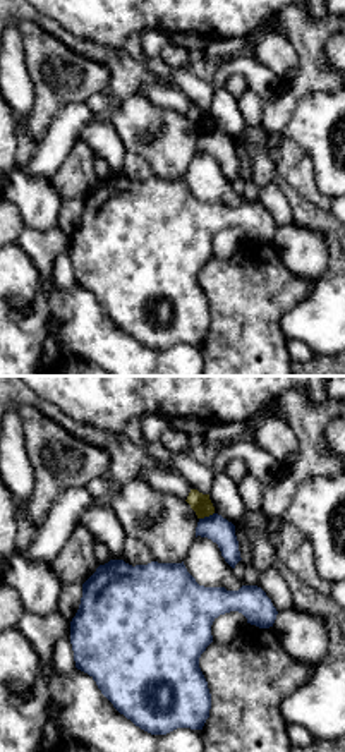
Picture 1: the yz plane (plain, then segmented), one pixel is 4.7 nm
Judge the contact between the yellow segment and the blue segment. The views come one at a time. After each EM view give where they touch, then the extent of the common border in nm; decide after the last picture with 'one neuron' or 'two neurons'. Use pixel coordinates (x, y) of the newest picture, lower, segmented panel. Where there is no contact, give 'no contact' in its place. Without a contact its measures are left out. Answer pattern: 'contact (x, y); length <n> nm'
contact (206, 515); length 80 nm

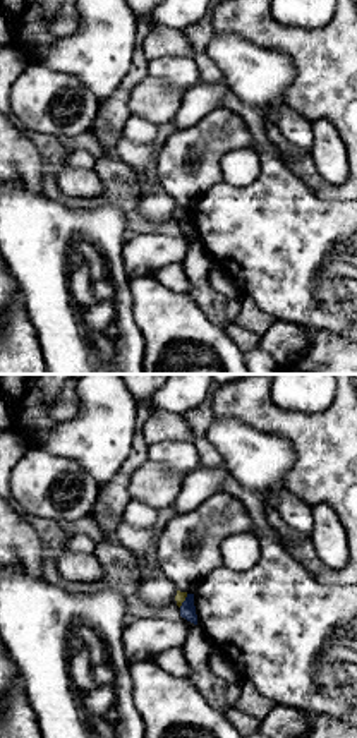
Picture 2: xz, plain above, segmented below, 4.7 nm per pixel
contact (184, 599); length 80 nm

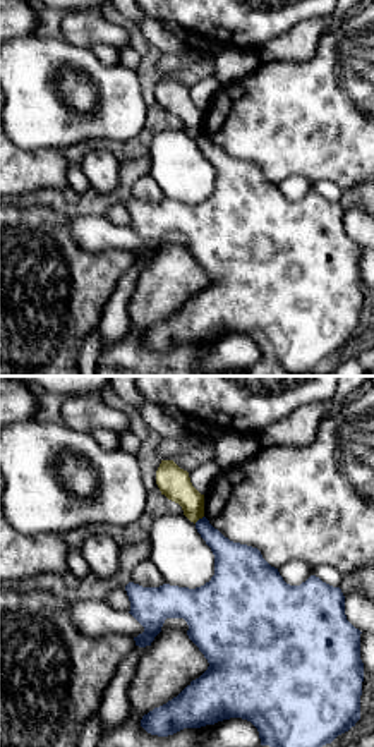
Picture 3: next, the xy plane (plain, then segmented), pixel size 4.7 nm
contact (198, 519); length 60 nm

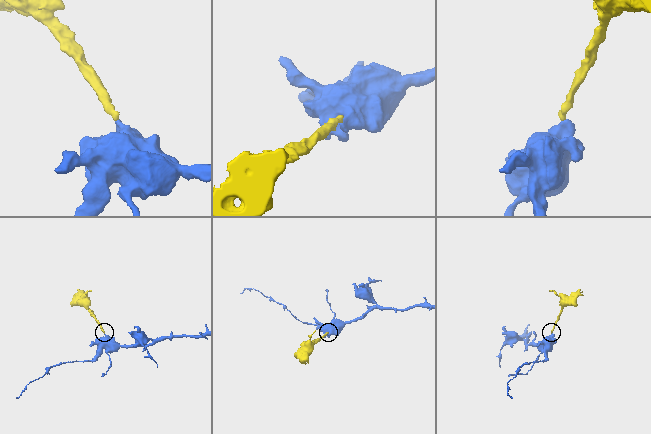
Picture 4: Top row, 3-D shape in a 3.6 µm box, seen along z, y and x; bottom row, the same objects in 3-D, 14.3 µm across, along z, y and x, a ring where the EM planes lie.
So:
two neurons

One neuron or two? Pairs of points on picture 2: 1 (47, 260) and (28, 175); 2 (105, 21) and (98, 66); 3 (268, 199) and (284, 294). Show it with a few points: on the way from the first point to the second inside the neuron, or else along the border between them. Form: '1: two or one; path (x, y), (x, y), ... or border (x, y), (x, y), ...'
1: two; border (18, 182), (40, 191)
2: one; path (105, 31), (100, 55)
3: one; path (277, 223), (277, 239), (284, 246), (284, 270)

